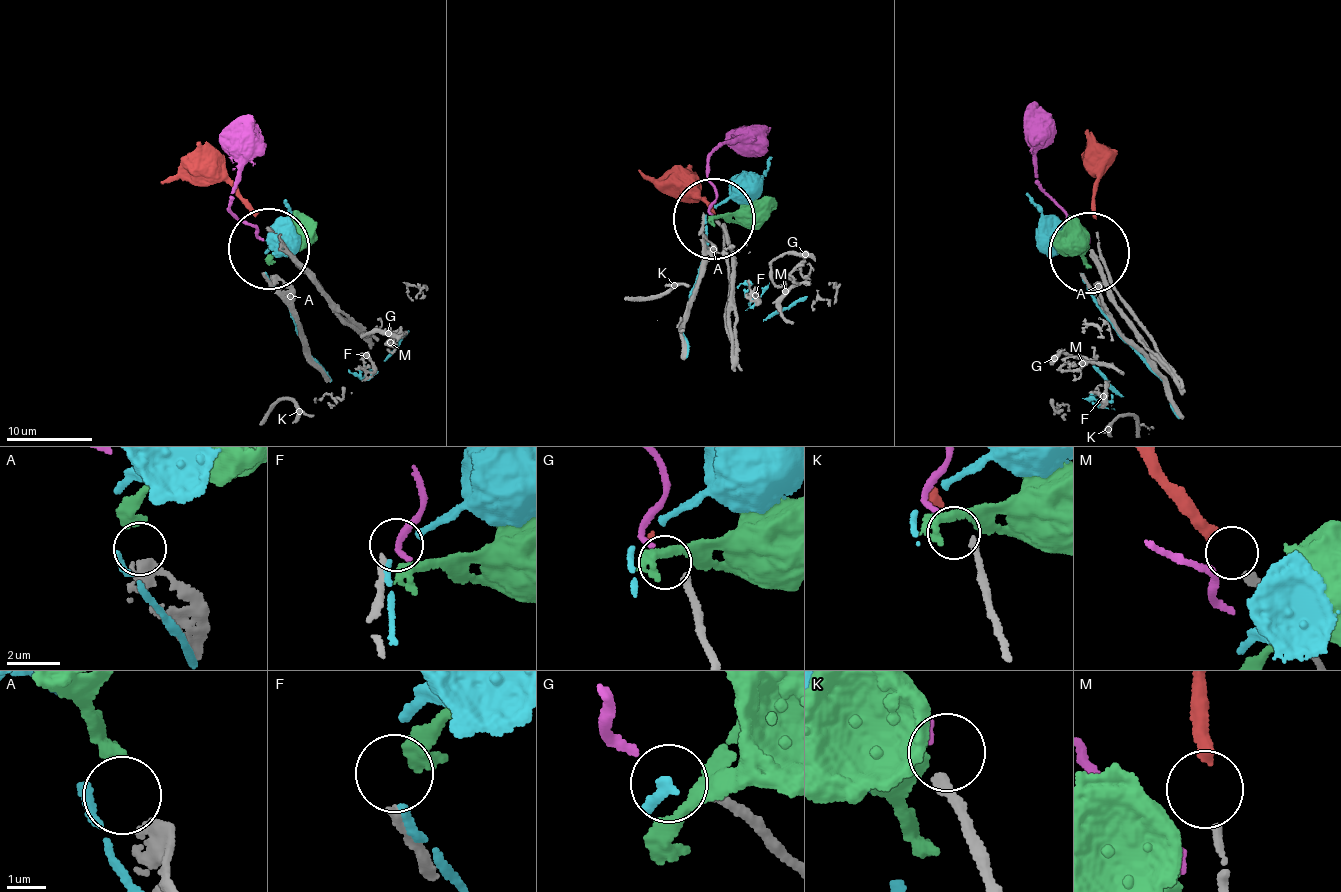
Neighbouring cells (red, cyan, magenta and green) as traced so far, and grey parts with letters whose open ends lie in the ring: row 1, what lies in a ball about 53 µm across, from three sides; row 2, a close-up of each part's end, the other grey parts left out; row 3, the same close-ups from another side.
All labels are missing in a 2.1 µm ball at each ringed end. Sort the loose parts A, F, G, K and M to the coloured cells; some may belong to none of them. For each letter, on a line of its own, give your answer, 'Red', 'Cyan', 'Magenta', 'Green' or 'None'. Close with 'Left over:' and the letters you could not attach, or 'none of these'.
A: Green
F: None
G: None
K: Magenta
M: Red
Left over: F, G

